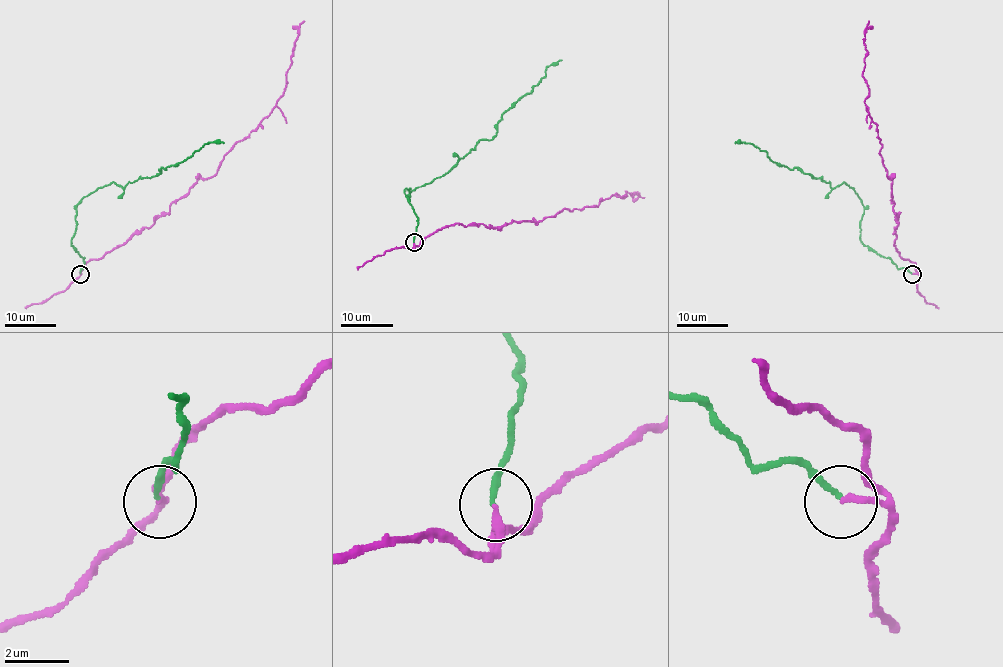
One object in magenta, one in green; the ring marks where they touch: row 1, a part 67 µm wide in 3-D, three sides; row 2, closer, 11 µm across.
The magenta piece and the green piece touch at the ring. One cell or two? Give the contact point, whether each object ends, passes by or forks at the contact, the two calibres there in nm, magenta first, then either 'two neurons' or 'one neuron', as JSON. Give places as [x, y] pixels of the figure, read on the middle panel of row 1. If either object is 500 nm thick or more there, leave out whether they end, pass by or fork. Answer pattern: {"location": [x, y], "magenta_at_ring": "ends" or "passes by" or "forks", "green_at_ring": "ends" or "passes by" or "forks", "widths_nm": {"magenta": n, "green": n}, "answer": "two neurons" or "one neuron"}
{"location": [414, 242], "magenta_at_ring": "ends", "green_at_ring": "ends", "widths_nm": {"magenta": 200, "green": 170}, "answer": "two neurons"}

